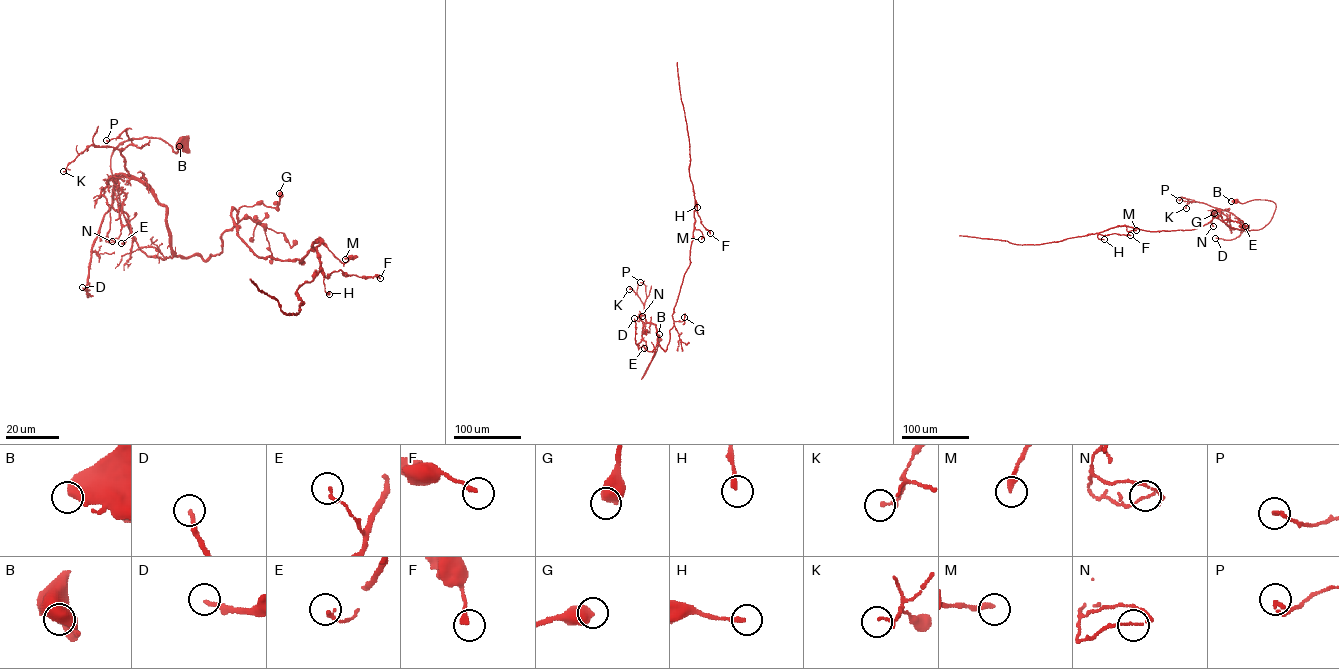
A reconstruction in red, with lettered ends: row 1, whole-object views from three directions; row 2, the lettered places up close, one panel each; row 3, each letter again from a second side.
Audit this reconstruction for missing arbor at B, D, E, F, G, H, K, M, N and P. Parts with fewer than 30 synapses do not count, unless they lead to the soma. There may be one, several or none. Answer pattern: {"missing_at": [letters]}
{"missing_at": []}

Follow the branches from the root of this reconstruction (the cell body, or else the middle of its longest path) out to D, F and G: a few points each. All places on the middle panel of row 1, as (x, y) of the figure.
D: (659, 338), (641, 379), (654, 352), (657, 334), (655, 325), (645, 323), (636, 344), (634, 318)
F: (659, 338), (641, 379), (657, 342), (665, 351), (669, 341), (673, 308), (690, 264), (695, 201), (710, 233)
G: (659, 338), (655, 354), (641, 379), (657, 342), (665, 351), (673, 321), (682, 321), (684, 317)

